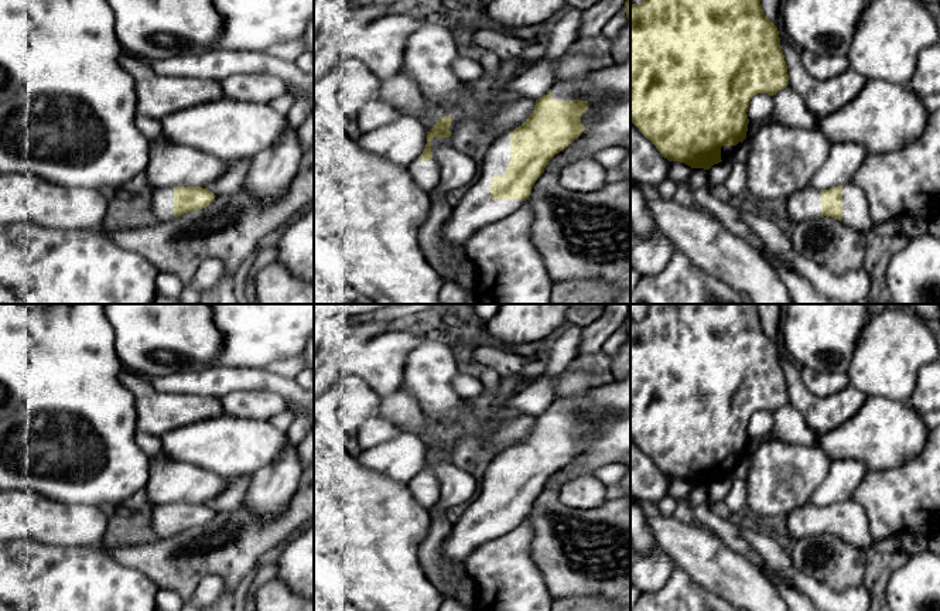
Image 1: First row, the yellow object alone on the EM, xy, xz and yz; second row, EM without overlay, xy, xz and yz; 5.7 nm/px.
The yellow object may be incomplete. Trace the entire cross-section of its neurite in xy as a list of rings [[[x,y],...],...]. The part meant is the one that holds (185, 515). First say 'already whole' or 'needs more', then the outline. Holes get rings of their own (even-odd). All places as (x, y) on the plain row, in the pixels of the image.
needs more; [[[165,504],[153,505],[147,512],[146,526],[157,539],[167,539],[191,528],[208,523],[215,511],[202,504]]]

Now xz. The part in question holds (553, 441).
needs more; [[[630,375],[595,386],[584,397],[553,402],[543,414],[536,416],[533,430],[522,443],[488,461],[478,494],[464,506],[464,513],[452,523],[451,533],[440,545],[440,559],[445,570],[451,573],[465,569],[469,553],[486,542],[502,537],[523,522],[548,478],[585,447],[581,433],[588,426],[588,416],[595,412],[629,410]]]

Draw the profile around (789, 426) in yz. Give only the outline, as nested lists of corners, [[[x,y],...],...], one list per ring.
[[[792,405],[780,406],[773,412],[773,417],[775,423],[768,434],[749,437],[746,454],[752,454],[760,444],[773,440],[807,447],[817,446],[818,434],[807,426],[800,412]]]

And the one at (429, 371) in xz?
[[[425,338],[406,356],[400,388],[417,399],[421,410],[442,433],[462,431],[472,424],[466,402],[452,388],[452,379],[462,368],[455,345],[440,339]]]

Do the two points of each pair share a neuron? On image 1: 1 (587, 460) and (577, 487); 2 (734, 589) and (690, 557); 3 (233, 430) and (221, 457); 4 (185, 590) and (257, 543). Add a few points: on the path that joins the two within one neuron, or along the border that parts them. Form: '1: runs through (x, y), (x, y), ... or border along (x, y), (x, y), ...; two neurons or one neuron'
1: border along (592, 474), (573, 477), (559, 490); two neurons
2: runs through (723, 577), (701, 557); one neuron
3: runs through (233, 437), (228, 450); one neuron
4: runs through (197, 570), (214, 553), (238, 546); one neuron

